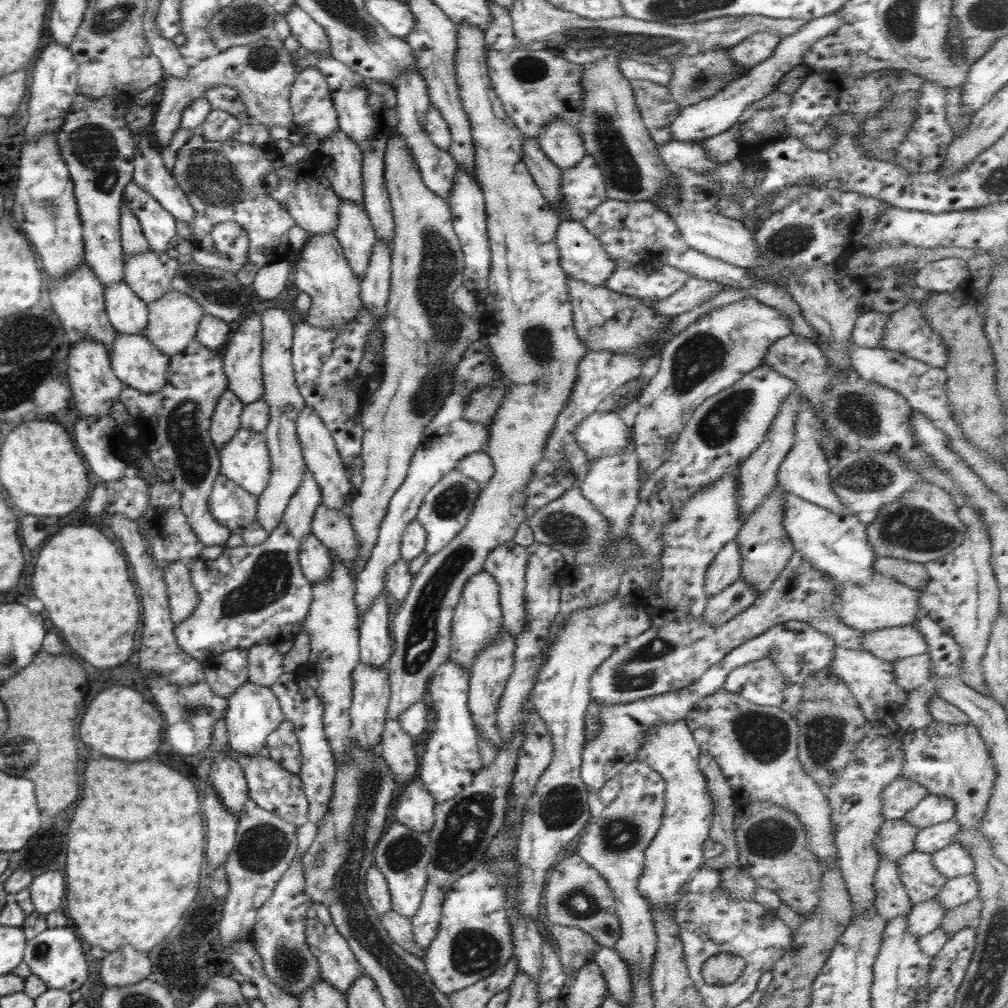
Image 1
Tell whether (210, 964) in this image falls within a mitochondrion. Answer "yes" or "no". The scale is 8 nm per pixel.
no

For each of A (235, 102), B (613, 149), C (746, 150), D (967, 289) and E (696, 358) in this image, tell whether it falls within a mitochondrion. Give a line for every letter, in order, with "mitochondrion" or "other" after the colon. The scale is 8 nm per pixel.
A: other
B: mitochondrion
C: other
D: other
E: mitochondrion

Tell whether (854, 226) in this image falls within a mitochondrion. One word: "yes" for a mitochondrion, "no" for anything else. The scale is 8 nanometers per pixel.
no

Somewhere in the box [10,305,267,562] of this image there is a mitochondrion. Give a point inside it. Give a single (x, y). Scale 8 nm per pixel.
(184, 435)

